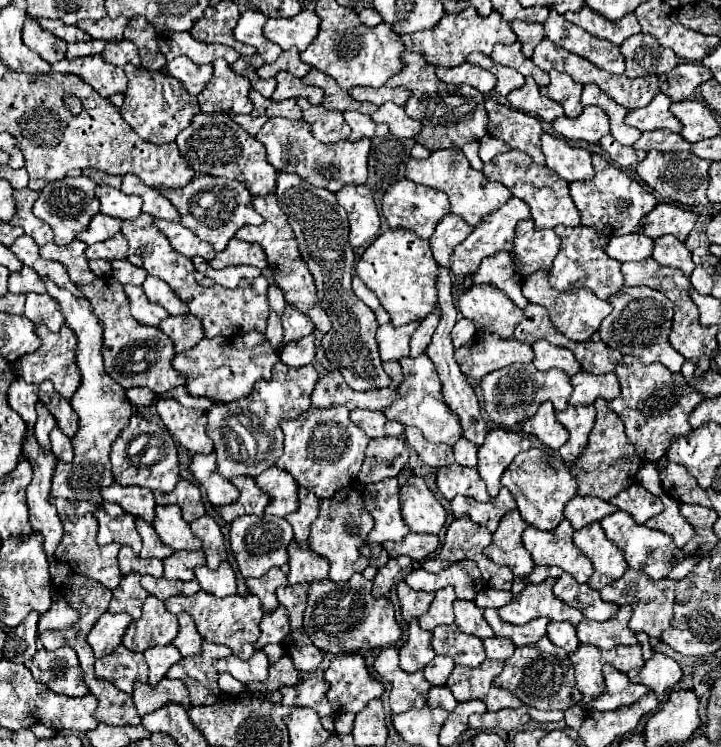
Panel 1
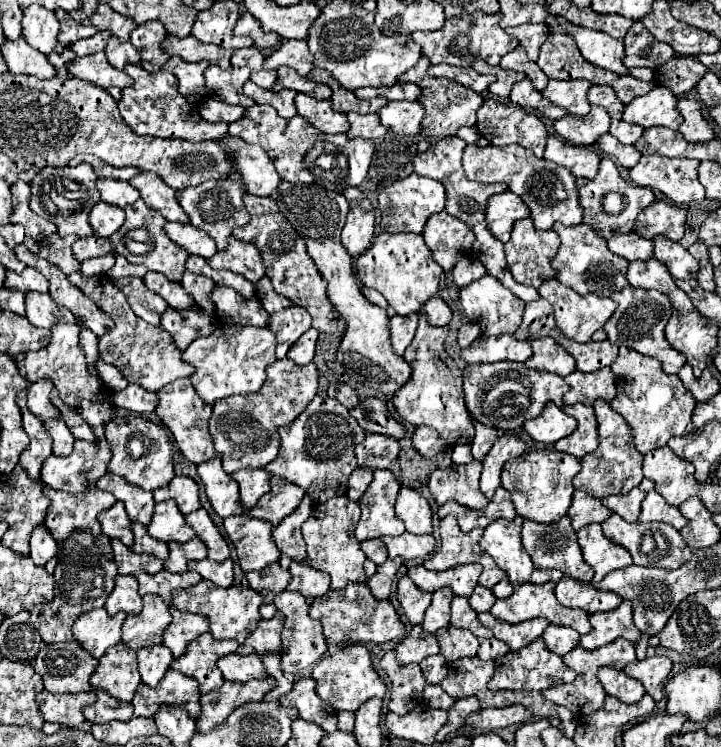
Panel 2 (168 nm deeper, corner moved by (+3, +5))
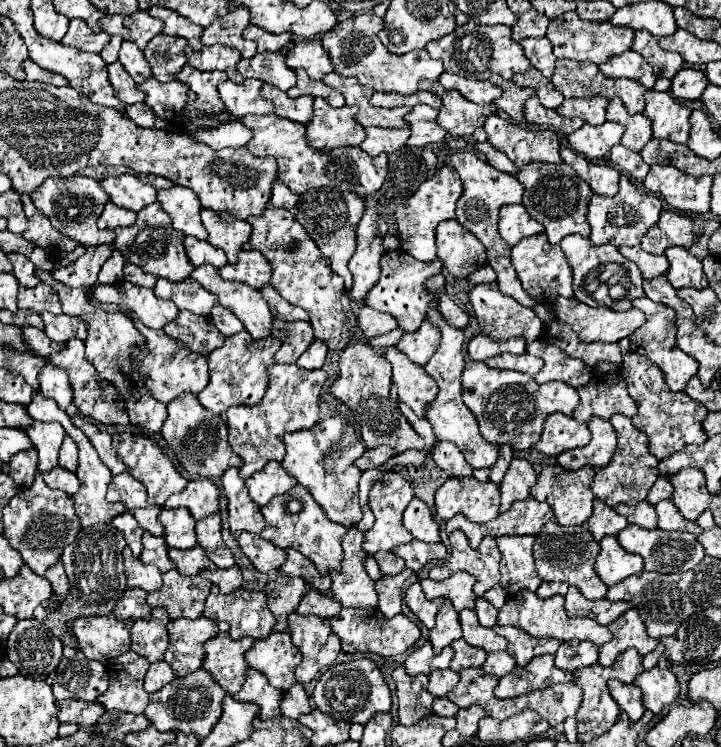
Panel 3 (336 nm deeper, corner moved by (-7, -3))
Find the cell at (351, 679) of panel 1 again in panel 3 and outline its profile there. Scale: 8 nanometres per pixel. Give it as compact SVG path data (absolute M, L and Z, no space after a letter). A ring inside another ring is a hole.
M356 658L352 662L330 666L316 682L312 696L314 696L316 708L320 712L324 712L336 720L350 722L350 724L352 722L366 724L374 714L390 712L390 706L392 706L390 688L384 682L384 676L380 674L378 666L368 658Z

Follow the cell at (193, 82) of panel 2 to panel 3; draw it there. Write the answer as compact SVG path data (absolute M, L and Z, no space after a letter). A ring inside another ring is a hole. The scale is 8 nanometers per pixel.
M186 64L176 78L190 86L188 104L184 106L188 130L216 128L232 120L224 102L218 96L218 84L228 80L224 72L200 72Z

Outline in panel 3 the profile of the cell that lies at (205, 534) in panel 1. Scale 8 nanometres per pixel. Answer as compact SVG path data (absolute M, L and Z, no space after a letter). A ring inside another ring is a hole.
M212 514L200 522L196 522L196 538L198 544L204 548L204 552L208 554L208 558L218 566L218 568L230 568L234 566L234 556L232 552L226 548L222 536L222 518L220 514Z

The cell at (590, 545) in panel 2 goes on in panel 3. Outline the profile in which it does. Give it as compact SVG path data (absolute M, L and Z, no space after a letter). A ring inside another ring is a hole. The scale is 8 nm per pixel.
M608 536L600 542L600 554L596 556L596 572L598 576L608 584L614 586L618 582L622 582L624 578L642 572L644 564L642 558L638 554L630 554L626 552L616 536Z

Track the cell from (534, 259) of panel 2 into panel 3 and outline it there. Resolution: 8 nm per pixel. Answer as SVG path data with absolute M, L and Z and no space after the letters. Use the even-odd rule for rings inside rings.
M538 234L538 236L532 236L532 238L524 238L522 242L518 242L514 248L512 248L512 264L518 272L518 278L524 286L524 290L530 290L532 296L538 298L540 304L544 306L552 306L556 302L558 296L564 296L564 298L574 298L574 292L572 292L572 268L562 252L560 246L554 246L552 250L544 250L544 244L548 242L546 234Z

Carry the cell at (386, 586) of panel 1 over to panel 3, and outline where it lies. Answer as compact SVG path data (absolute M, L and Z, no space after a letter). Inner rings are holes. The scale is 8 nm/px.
M404 574L396 576L382 576L376 582L376 594L378 594L378 608L384 614L384 618L394 618L400 614L400 604L402 604L402 584L404 584Z

